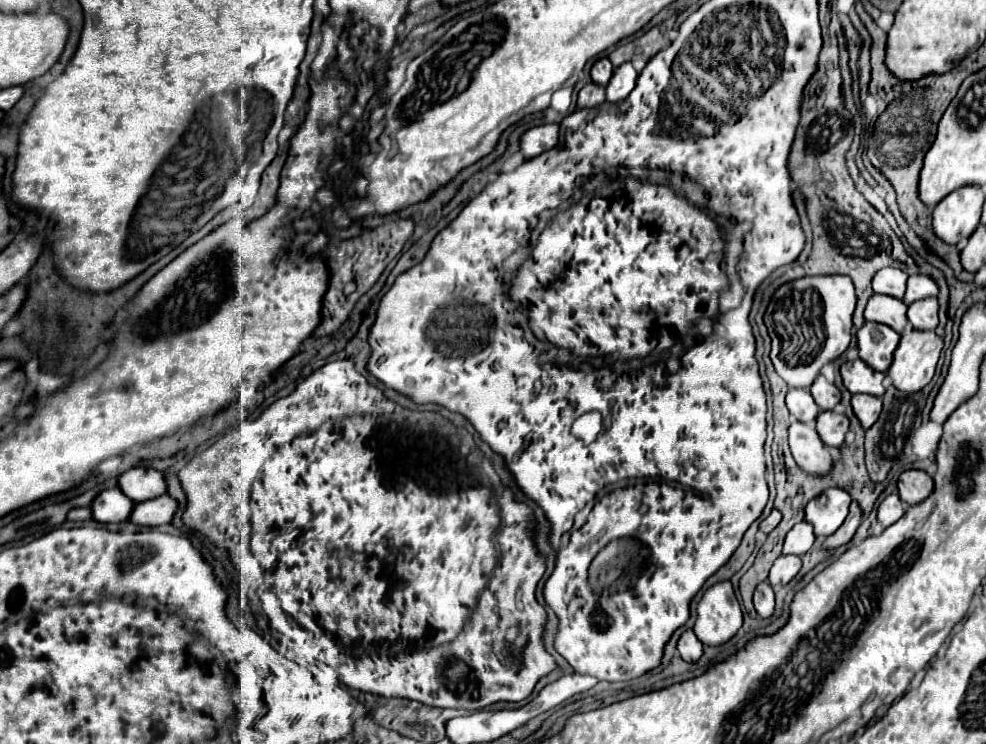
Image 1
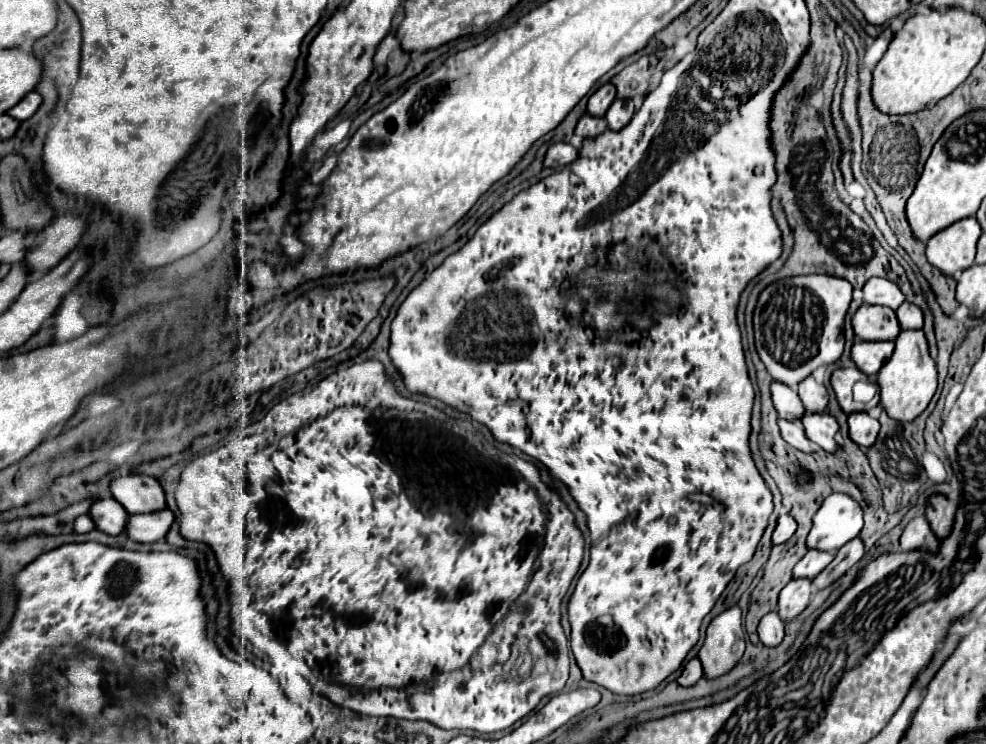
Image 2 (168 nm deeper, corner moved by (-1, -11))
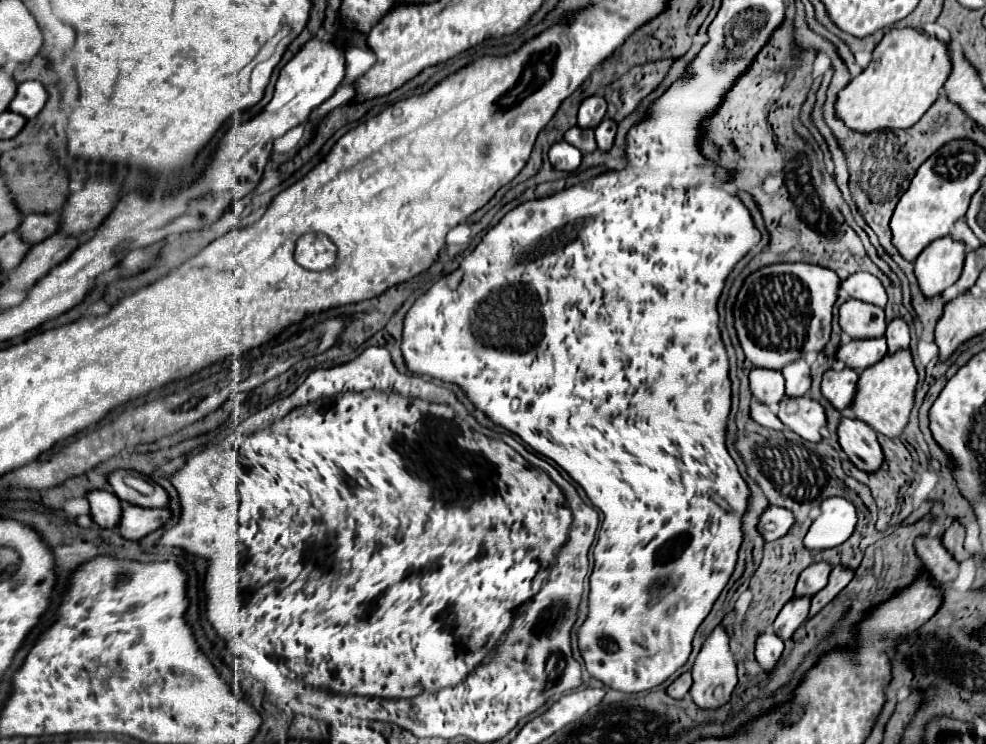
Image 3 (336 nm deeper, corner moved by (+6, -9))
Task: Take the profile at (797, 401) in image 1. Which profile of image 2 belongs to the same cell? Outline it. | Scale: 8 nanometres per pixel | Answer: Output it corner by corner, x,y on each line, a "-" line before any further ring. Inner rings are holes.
772,383
772,401
778,415
786,421
798,421
804,417
804,405
794,389
782,383

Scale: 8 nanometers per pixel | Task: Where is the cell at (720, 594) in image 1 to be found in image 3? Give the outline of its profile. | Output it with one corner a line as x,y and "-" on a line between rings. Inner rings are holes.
719,625
711,637
703,643
703,649
699,651
695,665
693,665
693,687
691,687
691,697
697,707
701,709
717,709
725,703
729,703
731,693
737,685
737,671
735,671
735,657
729,647
729,635
725,629

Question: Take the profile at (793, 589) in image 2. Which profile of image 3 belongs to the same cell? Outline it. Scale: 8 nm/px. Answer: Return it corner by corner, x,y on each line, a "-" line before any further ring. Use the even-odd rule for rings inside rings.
793,597
777,615
775,623
773,623
773,631
775,635
779,635
781,639
789,639
797,627
807,619
809,615
809,607
811,607
811,599
809,597

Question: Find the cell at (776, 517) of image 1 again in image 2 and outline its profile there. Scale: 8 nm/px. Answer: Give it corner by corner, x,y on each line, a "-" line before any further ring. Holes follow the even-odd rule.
780,515
778,525
776,525
774,533
772,533
772,543
776,545
776,543
788,541
794,535
794,531
796,531
796,521
790,515

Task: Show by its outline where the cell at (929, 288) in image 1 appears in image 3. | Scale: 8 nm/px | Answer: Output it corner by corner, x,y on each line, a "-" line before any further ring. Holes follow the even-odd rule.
893,319
887,325
887,345
889,345
889,355
893,355
893,351
903,351
909,349
909,327
903,319

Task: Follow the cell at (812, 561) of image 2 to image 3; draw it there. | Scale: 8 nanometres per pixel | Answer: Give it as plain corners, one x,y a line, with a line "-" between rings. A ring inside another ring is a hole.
811,563
801,573
801,577
797,581
797,587
795,587
795,595
797,597
801,597
801,595
813,597
829,581
829,571
831,571
831,565
829,563

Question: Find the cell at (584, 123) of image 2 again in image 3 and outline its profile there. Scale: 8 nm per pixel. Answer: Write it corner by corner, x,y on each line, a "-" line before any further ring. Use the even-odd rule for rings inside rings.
571,127
567,133
565,133
565,141
569,141
573,147
577,149
585,149
587,153
593,153
597,149
597,143
595,143
595,135
591,129
581,129
581,127

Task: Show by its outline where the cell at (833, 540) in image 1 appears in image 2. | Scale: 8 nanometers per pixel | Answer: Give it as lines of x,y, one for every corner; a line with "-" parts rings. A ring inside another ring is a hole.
854,537
852,541
848,541
848,545
842,545
838,549
836,557
832,559
832,563
812,579
812,587
822,589
822,587
830,585
838,577
842,577
856,561
860,561
862,555
864,555
864,545
862,545
860,537

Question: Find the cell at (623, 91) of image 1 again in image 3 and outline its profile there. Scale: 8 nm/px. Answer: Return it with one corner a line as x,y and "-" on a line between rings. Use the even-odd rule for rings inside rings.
609,117
603,119
603,123
595,129
595,137
597,137
597,145
601,151
609,151
615,143
615,133
617,133
617,125
609,121

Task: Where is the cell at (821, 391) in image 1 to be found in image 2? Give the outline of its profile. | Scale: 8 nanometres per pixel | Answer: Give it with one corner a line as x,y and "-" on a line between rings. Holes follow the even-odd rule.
812,375
798,385
798,395
806,407
806,413
824,413
828,409
828,391
824,385
816,383

